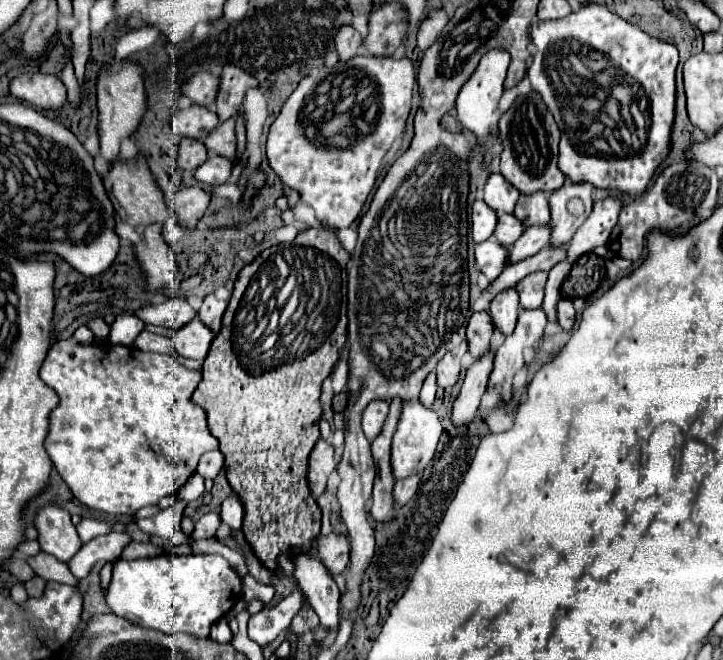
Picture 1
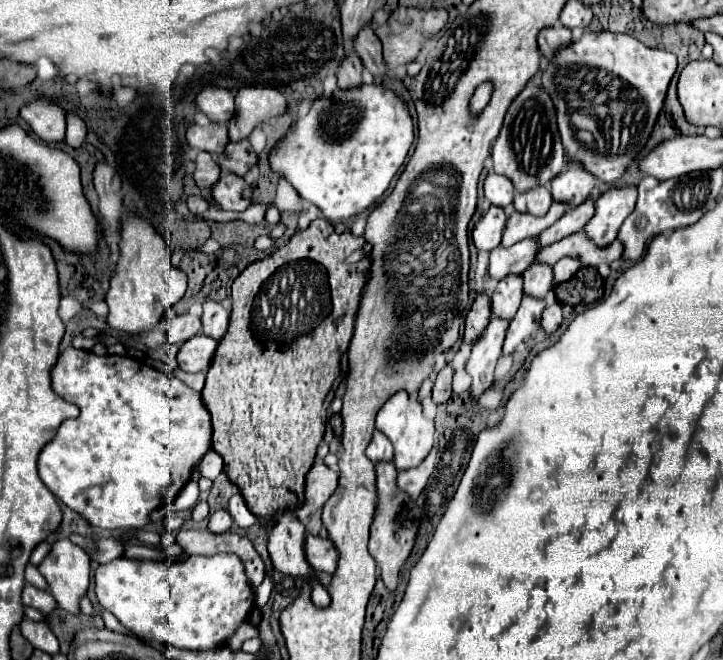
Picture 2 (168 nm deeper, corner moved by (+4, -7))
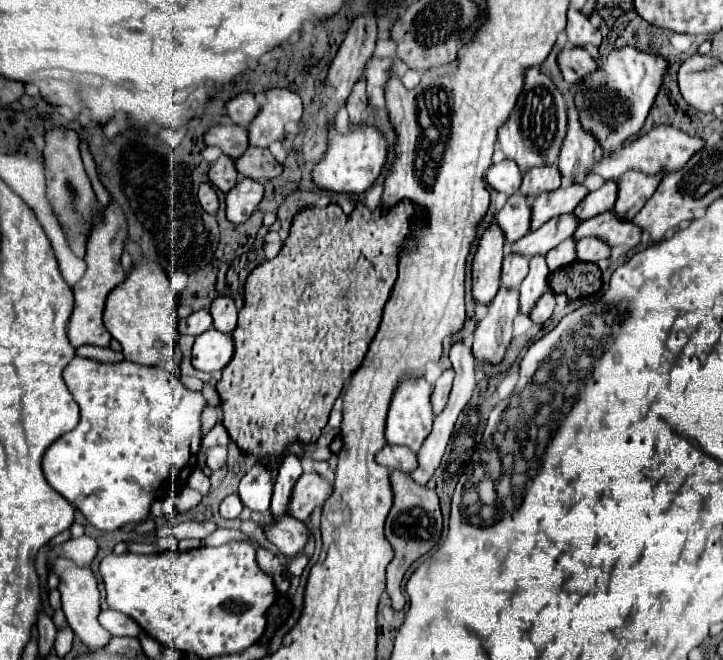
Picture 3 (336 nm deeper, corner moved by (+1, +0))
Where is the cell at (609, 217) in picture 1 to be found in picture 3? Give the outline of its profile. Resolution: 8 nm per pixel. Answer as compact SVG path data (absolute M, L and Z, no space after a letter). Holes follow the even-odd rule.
M630 170L628 174L622 176L622 180L618 180L618 200L614 206L614 212L620 212L620 216L624 216L624 220L632 220L642 206L650 200L650 196L654 194L656 186L662 180L662 172L648 176L644 172L636 172Z

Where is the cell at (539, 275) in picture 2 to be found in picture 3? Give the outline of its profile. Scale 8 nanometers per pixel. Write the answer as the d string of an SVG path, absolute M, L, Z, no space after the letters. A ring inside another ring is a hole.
M574 238L564 240L564 242L558 244L556 248L552 248L552 252L546 254L546 260L548 260L550 272L558 270L558 268L564 266L564 264L572 264L572 262L576 260L576 240L574 240Z

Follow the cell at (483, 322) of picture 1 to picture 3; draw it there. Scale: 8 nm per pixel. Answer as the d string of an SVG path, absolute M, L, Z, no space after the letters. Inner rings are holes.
M490 224L480 236L478 250L472 260L472 294L476 302L490 304L500 288L504 242L506 238L498 224Z

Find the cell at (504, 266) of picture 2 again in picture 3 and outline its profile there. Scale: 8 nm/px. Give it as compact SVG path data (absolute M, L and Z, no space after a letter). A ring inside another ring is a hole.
M576 214L556 216L542 228L530 232L524 240L518 240L516 244L512 244L512 250L524 252L528 258L534 254L546 254L552 248L556 248L562 240L574 236L574 232L580 224L582 224L582 220L578 220Z

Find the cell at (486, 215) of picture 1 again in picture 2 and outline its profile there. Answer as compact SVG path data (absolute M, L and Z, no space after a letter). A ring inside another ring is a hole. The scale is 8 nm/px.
M489 207L473 227L473 243L479 251L491 251L501 243L501 227L505 225L505 211Z

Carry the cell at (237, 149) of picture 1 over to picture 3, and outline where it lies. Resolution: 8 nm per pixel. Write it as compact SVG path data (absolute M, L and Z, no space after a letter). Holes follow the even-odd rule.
M248 148L240 160L236 160L238 172L252 180L272 180L282 174L282 164L266 148Z

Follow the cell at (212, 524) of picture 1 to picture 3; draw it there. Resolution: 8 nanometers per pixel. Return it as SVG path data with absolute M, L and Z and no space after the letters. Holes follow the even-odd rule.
M230 494L230 496L226 496L224 500L222 500L222 504L220 504L220 514L222 514L222 518L238 518L240 516L240 512L242 512L242 500L240 500L240 496L238 494Z

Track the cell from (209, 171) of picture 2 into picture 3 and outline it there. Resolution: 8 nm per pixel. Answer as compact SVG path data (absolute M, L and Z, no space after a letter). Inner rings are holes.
M220 156L216 160L216 164L210 168L208 172L208 178L212 180L212 184L222 190L222 192L228 192L236 186L236 178L238 178L238 172L236 172L236 164L230 156Z

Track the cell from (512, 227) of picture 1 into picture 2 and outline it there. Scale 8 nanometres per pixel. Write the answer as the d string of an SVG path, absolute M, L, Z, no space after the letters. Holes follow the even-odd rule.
M553 203L551 209L547 211L547 215L543 215L543 217L533 217L533 215L525 215L525 213L517 213L517 211L509 213L505 229L503 229L501 247L511 247L517 241L537 237L539 231L553 225L565 213L565 209L567 207L563 203Z

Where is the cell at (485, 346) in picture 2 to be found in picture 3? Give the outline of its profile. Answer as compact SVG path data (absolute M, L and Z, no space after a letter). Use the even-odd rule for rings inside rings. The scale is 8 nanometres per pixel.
M500 288L494 300L488 304L488 314L478 322L474 332L474 356L488 358L488 362L498 364L512 340L512 320L516 318L518 290Z

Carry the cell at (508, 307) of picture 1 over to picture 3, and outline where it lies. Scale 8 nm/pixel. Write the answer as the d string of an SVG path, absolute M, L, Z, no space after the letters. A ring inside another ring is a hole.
M518 252L504 254L504 266L500 282L504 288L520 288L524 276L528 274L528 256Z

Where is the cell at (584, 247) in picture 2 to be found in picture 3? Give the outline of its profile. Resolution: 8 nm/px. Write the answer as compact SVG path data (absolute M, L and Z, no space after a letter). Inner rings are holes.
M608 210L590 220L584 220L584 224L580 224L580 230L576 230L574 238L580 240L584 236L600 236L602 240L608 240L608 244L612 244L612 248L620 246L620 244L634 248L642 240L642 228L630 220L618 218L612 210Z

